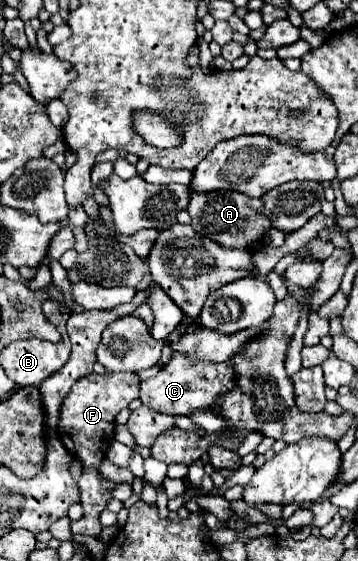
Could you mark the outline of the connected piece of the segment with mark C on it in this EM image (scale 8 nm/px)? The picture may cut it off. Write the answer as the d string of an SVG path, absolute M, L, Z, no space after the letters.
M174 353L172 359L160 373L148 381L140 383L140 401L166 415L186 415L190 417L198 409L216 411L216 399L236 387L236 373L226 363L210 363L210 361L192 361L186 355Z

